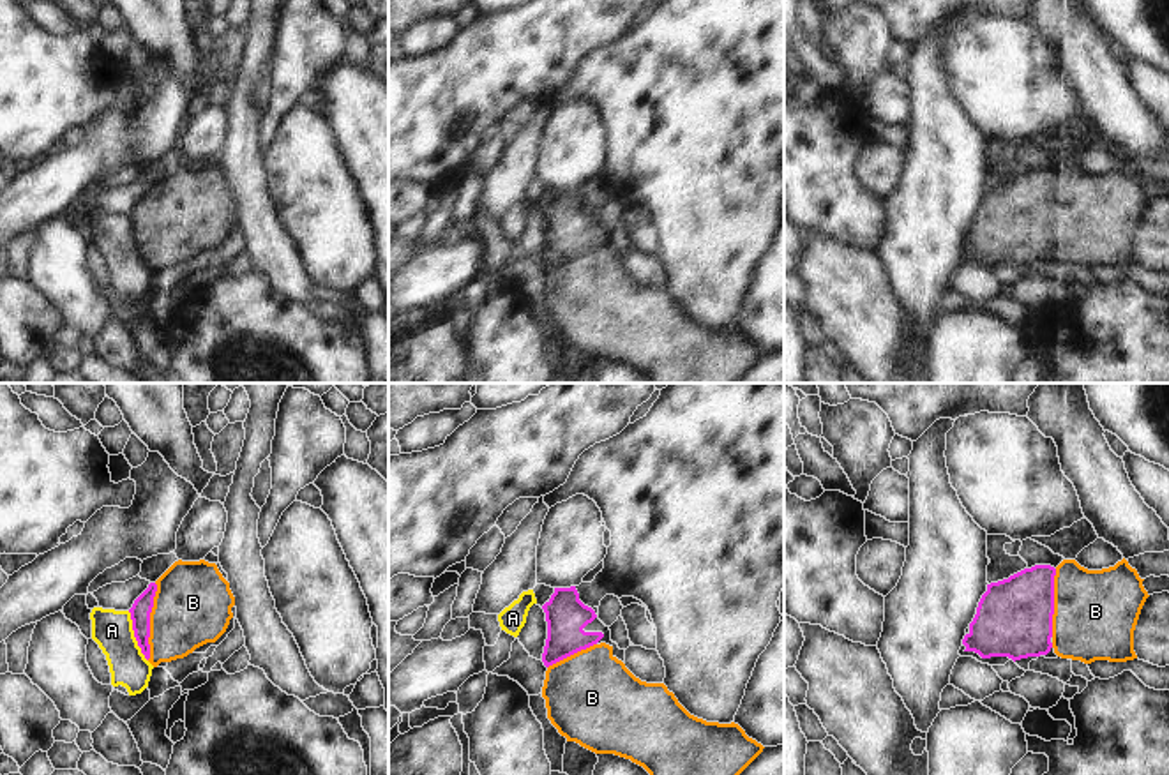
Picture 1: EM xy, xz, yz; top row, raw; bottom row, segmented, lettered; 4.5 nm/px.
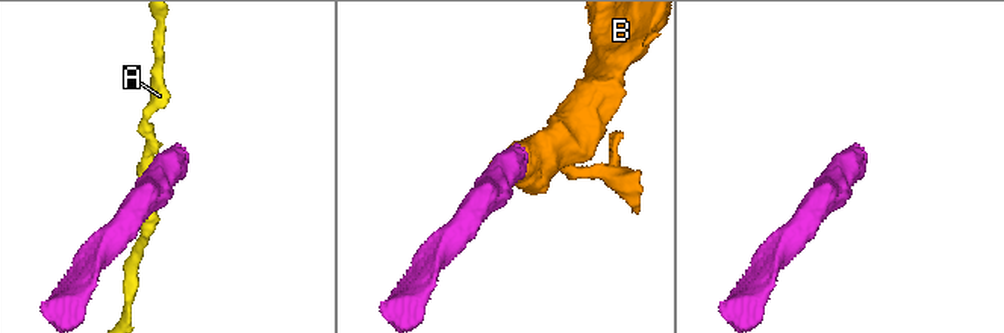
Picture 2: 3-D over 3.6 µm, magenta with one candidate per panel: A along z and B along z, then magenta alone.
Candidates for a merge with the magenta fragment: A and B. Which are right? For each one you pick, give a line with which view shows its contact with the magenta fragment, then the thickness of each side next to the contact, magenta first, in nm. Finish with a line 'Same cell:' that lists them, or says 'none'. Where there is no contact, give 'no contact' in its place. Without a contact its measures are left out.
B: contact in xy; calibres 100 and 360 nm
Same cell: B

